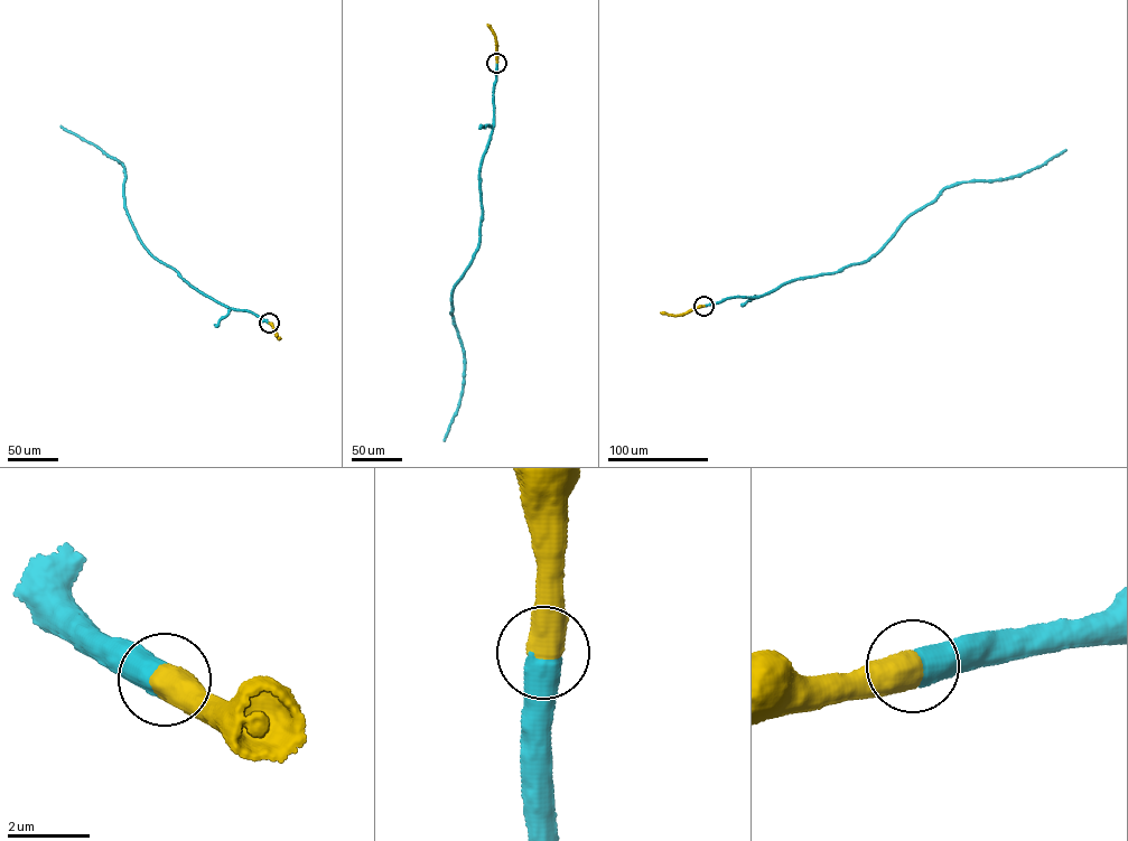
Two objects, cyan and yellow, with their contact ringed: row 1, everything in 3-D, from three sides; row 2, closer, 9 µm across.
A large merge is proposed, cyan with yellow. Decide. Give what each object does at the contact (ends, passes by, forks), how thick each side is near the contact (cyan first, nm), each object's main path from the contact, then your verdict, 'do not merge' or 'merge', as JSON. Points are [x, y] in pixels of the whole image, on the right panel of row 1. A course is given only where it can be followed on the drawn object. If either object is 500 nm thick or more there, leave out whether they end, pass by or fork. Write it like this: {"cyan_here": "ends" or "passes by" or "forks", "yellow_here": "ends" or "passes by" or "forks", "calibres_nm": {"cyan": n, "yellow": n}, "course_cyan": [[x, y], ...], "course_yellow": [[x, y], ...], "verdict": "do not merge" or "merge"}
{"calibres_nm": {"cyan": 650, "yellow": 650}, "course_cyan": [[705, 306], [760, 296], [792, 280], [869, 260], [909, 216], [947, 187], [1016, 176], [1065, 149]], "course_yellow": [[704, 306], [676, 315], [660, 312]], "verdict": "merge"}

